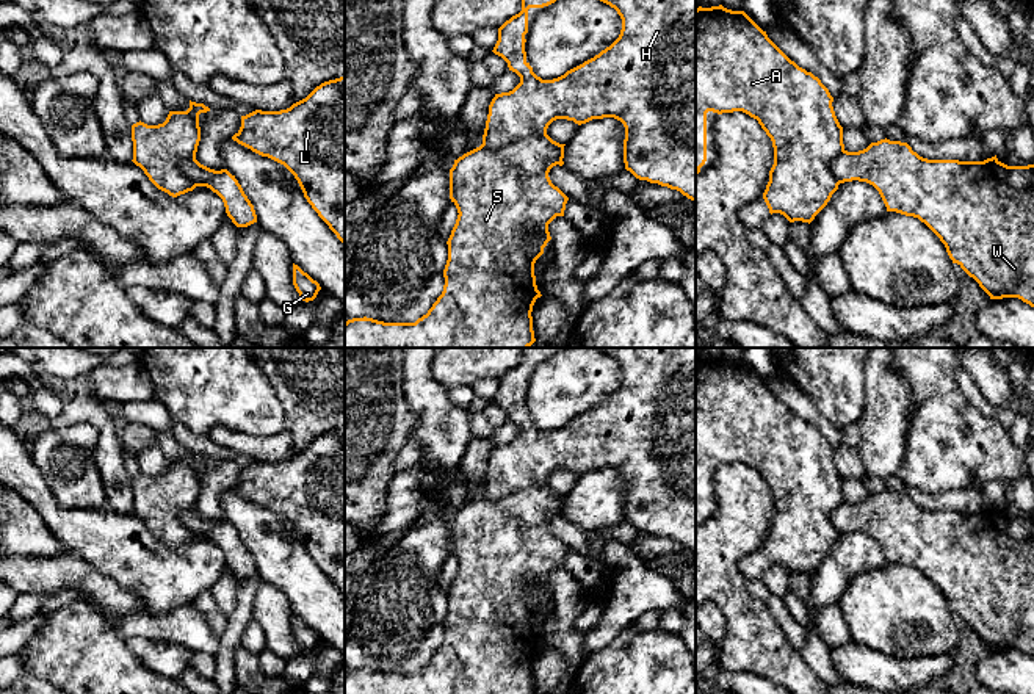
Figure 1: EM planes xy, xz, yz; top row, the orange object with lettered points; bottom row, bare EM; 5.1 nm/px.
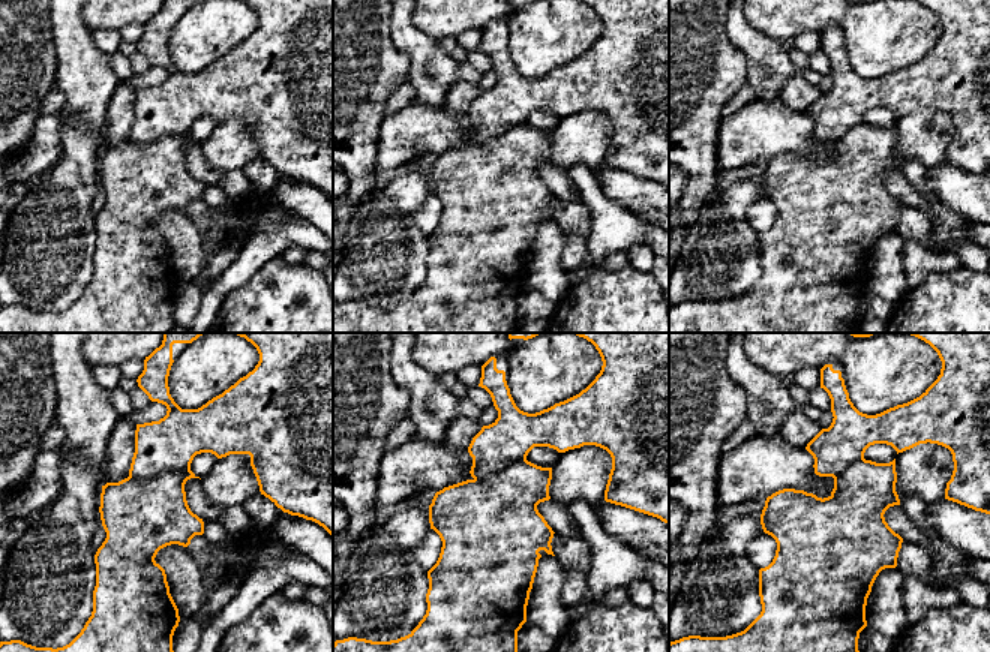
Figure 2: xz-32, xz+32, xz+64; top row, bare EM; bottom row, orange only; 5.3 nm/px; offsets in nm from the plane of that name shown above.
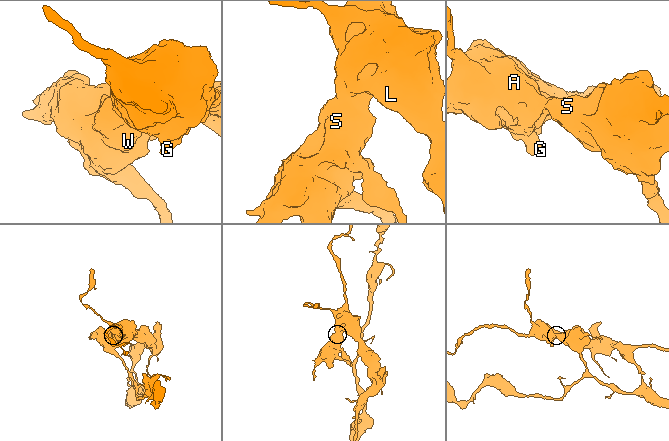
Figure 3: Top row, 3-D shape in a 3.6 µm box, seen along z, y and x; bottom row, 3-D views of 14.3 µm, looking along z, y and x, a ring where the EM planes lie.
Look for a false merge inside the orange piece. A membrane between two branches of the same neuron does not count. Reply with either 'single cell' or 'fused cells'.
fused cells

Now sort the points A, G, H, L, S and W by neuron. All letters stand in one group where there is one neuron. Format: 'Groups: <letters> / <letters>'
Groups: A G H L / S W

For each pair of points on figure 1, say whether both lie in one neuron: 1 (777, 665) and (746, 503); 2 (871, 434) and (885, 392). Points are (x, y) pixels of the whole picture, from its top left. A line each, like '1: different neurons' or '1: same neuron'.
1: same neuron
2: same neuron

